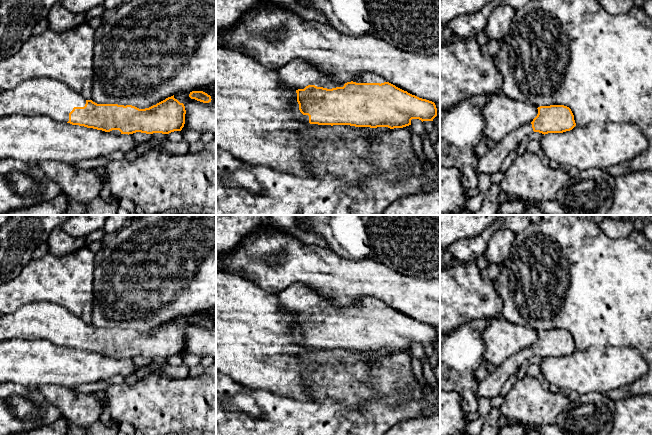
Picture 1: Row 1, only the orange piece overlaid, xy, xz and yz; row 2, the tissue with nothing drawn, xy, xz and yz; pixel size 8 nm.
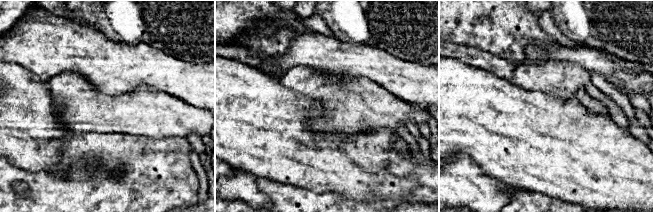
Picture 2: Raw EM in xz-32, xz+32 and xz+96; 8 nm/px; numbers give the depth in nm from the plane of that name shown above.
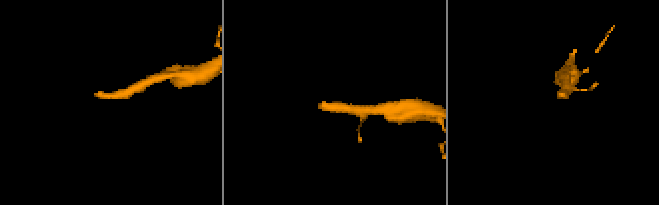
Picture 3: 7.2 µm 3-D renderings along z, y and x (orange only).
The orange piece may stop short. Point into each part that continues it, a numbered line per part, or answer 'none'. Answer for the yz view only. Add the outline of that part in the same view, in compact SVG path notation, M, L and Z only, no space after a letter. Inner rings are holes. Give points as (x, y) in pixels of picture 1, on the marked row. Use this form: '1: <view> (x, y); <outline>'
1: yz (490, 163); M528 123L512 131L498 142L495 147L488 148L486 153L478 160L477 173L492 175L500 171L500 167L509 153L533 132L532 124Z

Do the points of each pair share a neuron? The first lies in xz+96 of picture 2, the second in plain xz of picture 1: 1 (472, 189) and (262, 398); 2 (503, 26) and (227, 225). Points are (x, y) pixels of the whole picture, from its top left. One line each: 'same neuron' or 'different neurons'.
1: different neurons
2: same neuron

